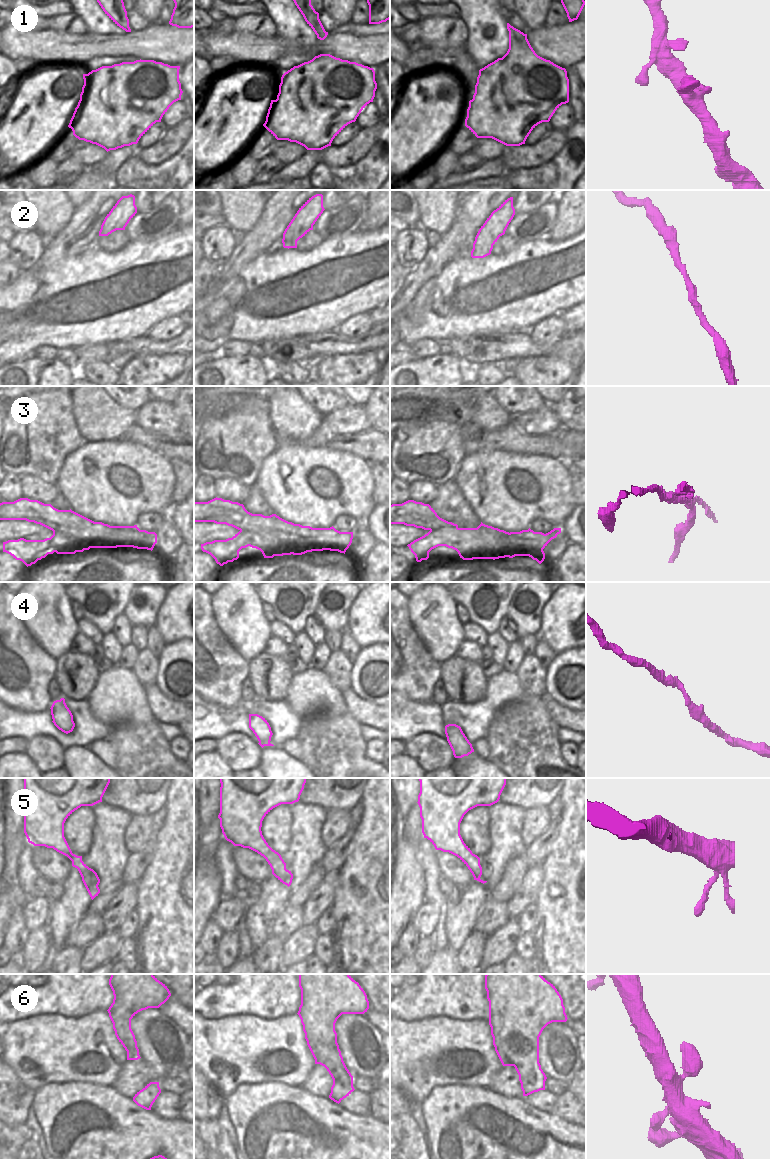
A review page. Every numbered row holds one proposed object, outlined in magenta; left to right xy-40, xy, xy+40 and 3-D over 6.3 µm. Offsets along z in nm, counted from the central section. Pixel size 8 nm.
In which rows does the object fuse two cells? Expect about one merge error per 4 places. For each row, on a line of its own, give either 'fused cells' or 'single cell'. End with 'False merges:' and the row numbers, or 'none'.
1: single cell
2: single cell
3: fused cells
4: single cell
5: single cell
6: single cell
False merges: 3

